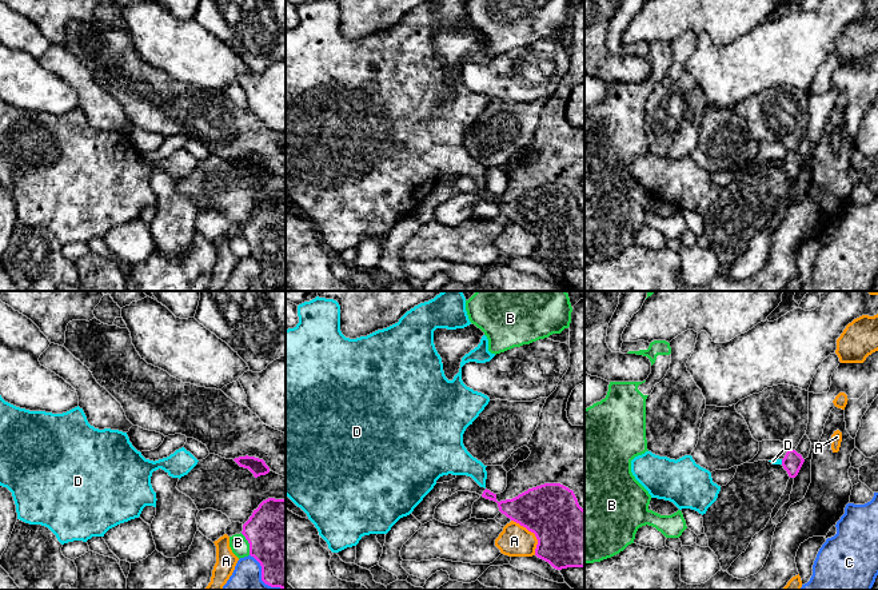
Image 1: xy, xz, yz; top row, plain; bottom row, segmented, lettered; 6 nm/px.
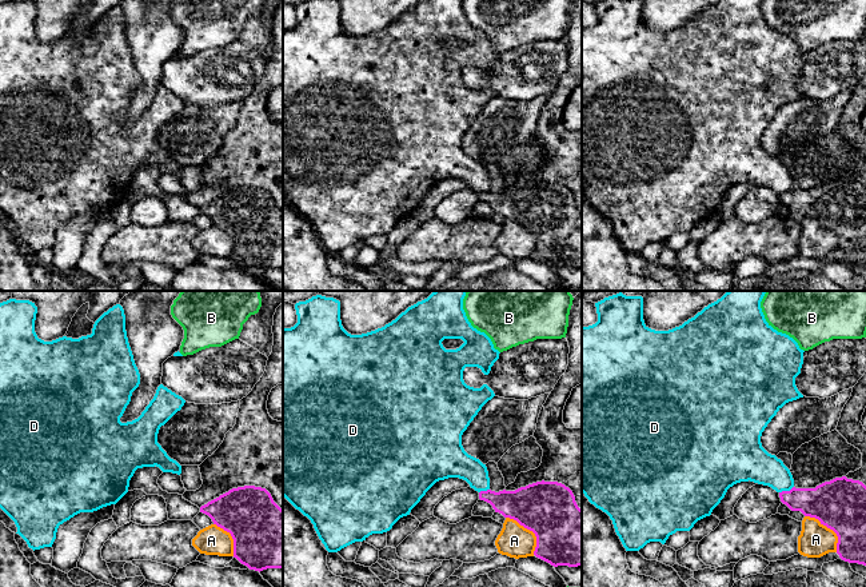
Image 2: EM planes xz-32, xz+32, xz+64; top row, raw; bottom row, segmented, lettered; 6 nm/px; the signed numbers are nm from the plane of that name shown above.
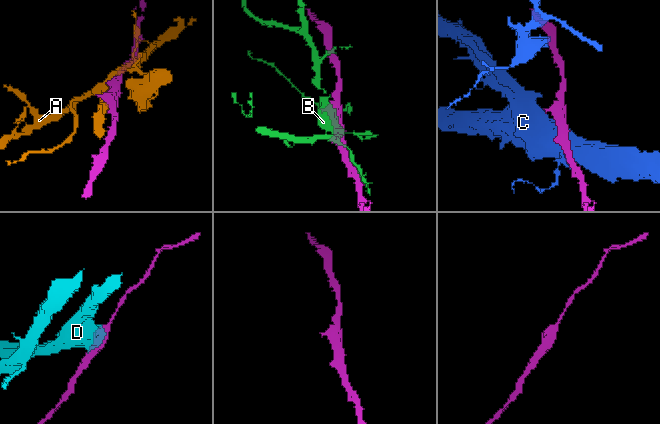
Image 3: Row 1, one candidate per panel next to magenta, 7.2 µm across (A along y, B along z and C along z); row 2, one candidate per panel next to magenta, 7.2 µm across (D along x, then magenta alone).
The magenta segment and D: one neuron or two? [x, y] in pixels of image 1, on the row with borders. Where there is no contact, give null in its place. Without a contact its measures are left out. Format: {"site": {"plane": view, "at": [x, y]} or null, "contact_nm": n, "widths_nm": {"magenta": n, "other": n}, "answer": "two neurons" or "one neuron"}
{"site": {"plane": "yz", "at": [782, 462]}, "contact_nm": 30, "widths_nm": {"magenta": 120, "other": 30}, "answer": "two neurons"}

